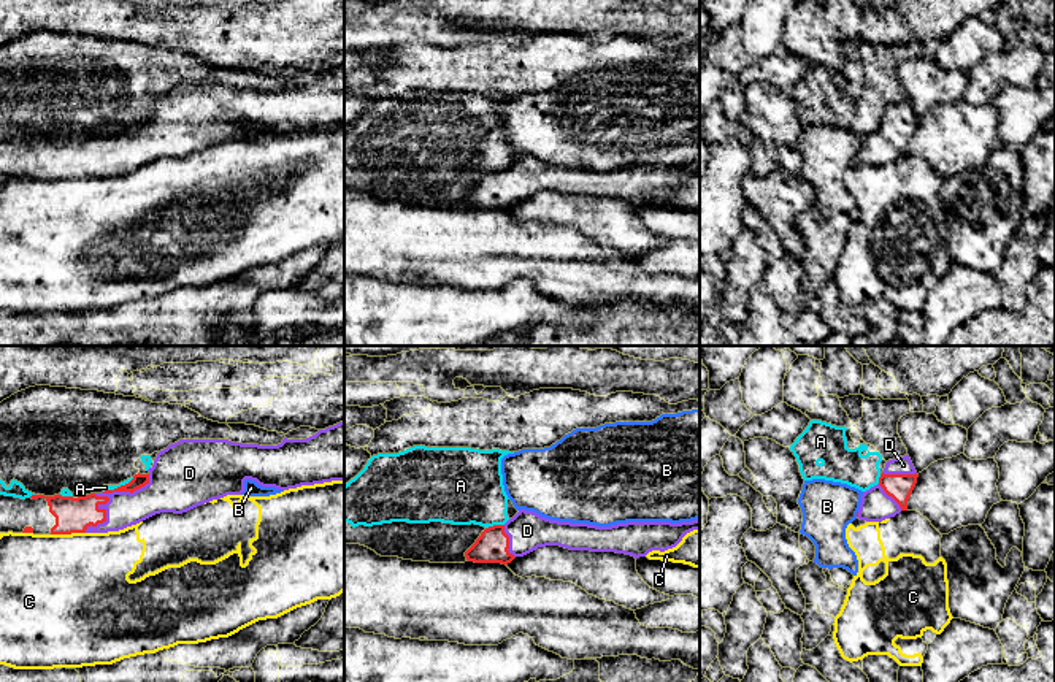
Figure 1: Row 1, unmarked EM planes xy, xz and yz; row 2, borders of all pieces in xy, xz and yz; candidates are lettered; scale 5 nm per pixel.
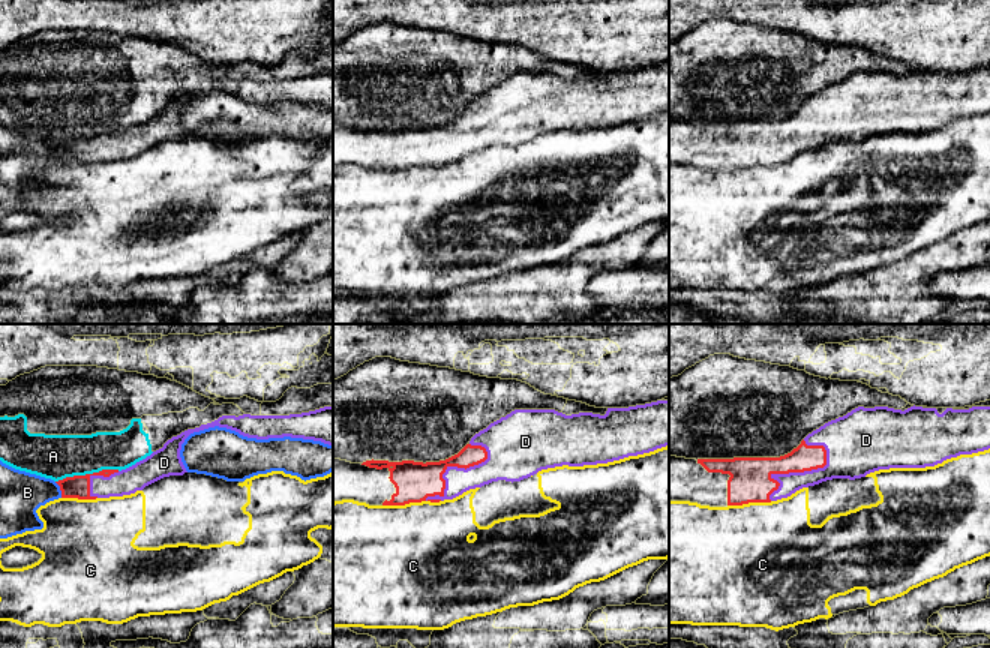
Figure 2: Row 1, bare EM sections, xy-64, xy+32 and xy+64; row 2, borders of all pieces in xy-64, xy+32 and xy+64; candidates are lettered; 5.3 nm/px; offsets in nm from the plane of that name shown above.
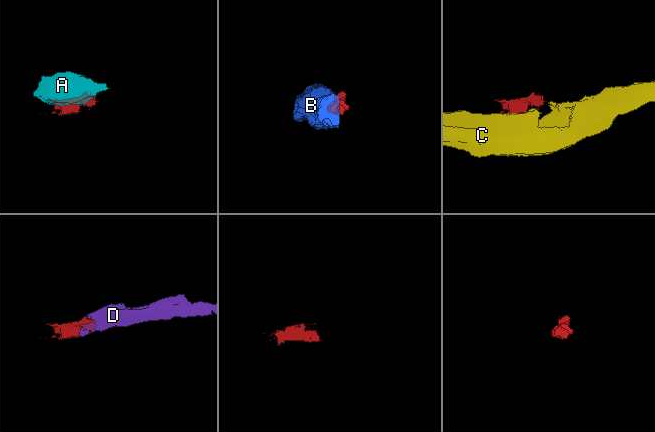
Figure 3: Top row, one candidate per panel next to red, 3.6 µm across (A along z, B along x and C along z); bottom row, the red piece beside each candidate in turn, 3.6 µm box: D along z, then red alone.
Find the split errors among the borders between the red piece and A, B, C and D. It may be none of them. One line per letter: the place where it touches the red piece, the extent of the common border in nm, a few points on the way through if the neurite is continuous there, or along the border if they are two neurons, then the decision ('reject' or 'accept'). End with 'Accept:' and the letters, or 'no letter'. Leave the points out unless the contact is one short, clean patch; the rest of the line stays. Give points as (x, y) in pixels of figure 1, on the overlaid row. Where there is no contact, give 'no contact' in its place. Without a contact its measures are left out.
A: meets red in xz at (494, 525); contact 100 nm long; reject
B: meets red in yz at (857, 514); contact 30 nm long; border along yz (857, 511), (855, 516); reject
C: meets red in xy at (67, 533); contact 180 nm long; reject
D: meets red in xy at (107, 497); contact 440 nm long; accept
Accept: D

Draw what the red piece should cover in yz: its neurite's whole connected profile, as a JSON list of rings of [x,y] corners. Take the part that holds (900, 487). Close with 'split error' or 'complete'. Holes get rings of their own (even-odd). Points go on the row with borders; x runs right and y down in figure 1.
[[[909,455],[888,460],[879,484],[863,492],[857,517],[866,522],[882,522],[907,511],[907,500],[917,477],[919,474]]] | split error

